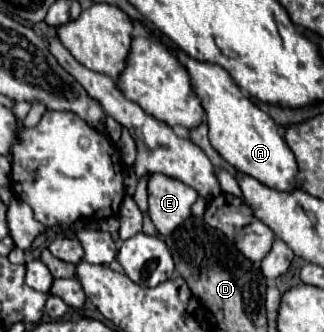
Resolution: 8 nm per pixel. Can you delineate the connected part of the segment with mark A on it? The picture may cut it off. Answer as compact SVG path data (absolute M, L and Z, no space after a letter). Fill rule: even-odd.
M181 50L175 52L175 56L179 64L189 72L191 88L201 100L207 116L211 146L231 166L243 170L243 174L259 178L259 182L263 182L265 186L279 186L279 190L283 190L283 186L299 186L299 182L295 182L295 156L283 142L283 134L279 126L271 120L271 116L263 112L257 104L253 104L221 66L193 60Z

